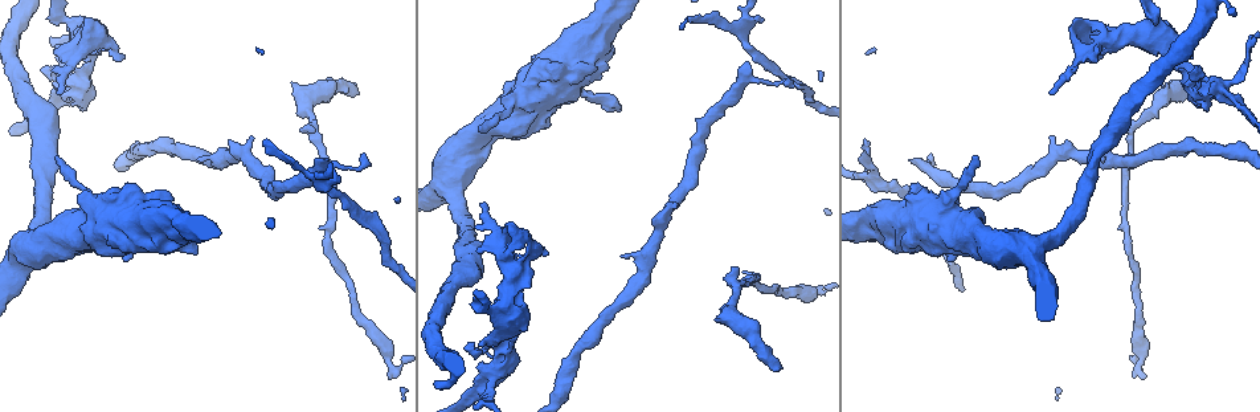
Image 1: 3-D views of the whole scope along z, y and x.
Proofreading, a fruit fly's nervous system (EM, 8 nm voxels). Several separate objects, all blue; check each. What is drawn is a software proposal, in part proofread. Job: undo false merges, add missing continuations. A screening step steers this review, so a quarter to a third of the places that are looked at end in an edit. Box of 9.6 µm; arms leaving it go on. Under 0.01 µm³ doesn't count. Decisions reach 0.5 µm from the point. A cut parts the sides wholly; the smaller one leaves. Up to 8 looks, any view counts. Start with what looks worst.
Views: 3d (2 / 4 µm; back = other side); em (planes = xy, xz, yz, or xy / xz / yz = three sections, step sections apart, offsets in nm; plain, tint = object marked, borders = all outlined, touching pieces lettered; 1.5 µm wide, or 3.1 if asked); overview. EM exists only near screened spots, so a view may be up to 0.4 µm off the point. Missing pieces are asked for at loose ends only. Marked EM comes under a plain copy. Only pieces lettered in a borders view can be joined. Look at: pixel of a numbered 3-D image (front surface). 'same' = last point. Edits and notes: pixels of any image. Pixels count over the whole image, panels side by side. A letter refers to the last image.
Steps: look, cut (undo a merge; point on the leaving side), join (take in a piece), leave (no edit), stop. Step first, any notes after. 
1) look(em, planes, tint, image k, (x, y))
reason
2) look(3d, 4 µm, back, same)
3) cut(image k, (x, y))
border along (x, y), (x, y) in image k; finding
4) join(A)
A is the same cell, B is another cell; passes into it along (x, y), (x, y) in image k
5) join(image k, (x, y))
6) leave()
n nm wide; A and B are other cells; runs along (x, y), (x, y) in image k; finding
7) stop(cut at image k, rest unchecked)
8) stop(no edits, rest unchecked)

look(em, planes, borders, image 1, (778, 369))
an open end

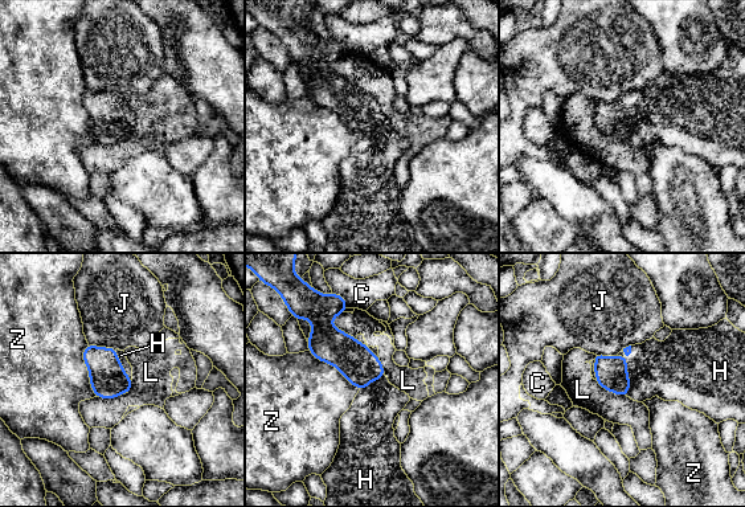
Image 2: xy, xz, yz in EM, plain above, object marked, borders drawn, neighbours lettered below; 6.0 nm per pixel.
join(H)
190 nm wide; H is the same cell, C, J, L and Z are other cells; passes into it along (612, 372), (626, 371), (667, 369) in image 2; the neuron continues

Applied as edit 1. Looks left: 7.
look(3d, 2 µm, image 1, (340, 177))
tapers out

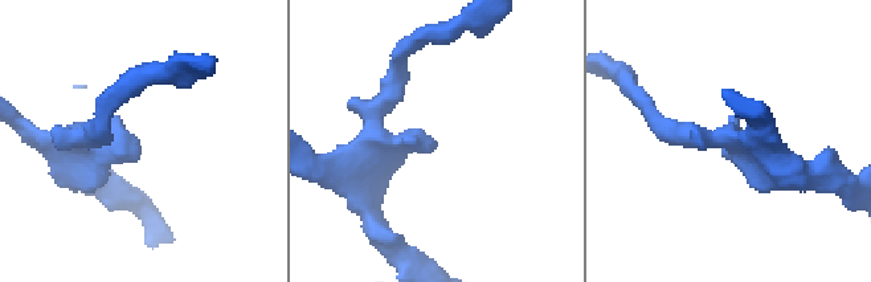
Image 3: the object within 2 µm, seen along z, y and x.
look(em, xz, step 8, tint, image 3, (429, 151))
need the tissue

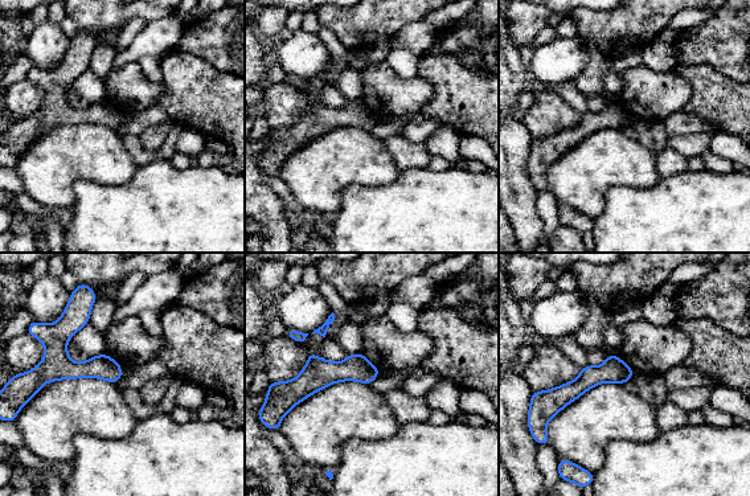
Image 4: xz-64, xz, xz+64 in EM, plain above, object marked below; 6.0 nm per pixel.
look(em, planes, borders, same)

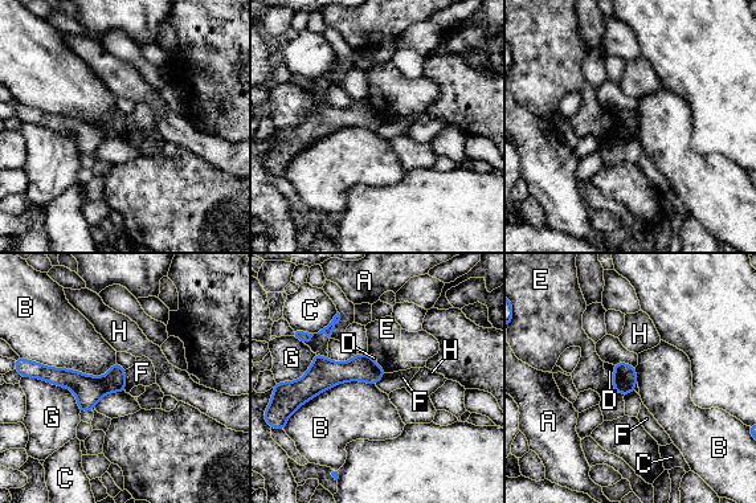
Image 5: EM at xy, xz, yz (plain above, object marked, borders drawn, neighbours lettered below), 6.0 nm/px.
leave()
B touches over 500 nm; A, B, C, D, E, F, G and H are other cells; runs along (380, 372), (323, 373), (298, 387) in image 5; no lettered piece goes on from it

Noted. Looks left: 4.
look(em, planes, borders, image 1, (57, 90))
thin end

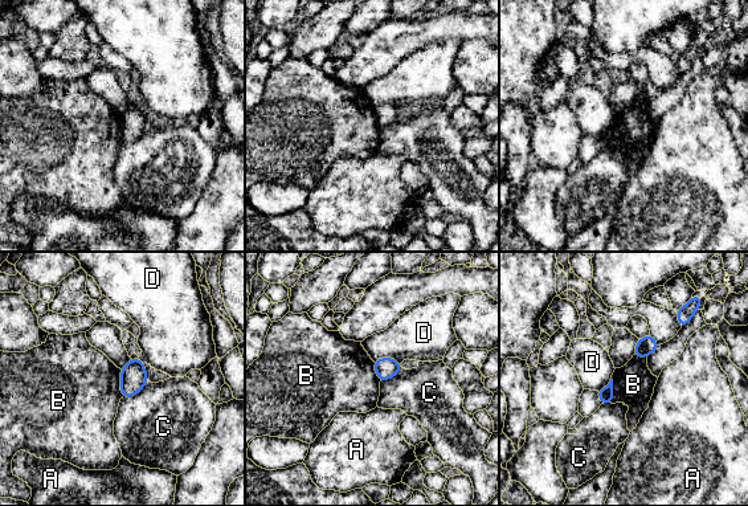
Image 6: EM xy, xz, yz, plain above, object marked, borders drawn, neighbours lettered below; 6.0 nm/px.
leave()
90 nm wide; A, B, C and D are other cells; border along (374, 360), (393, 358), (400, 363) in image 6; none of them fits

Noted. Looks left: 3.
stop(join at image 2, rest unchecked)

